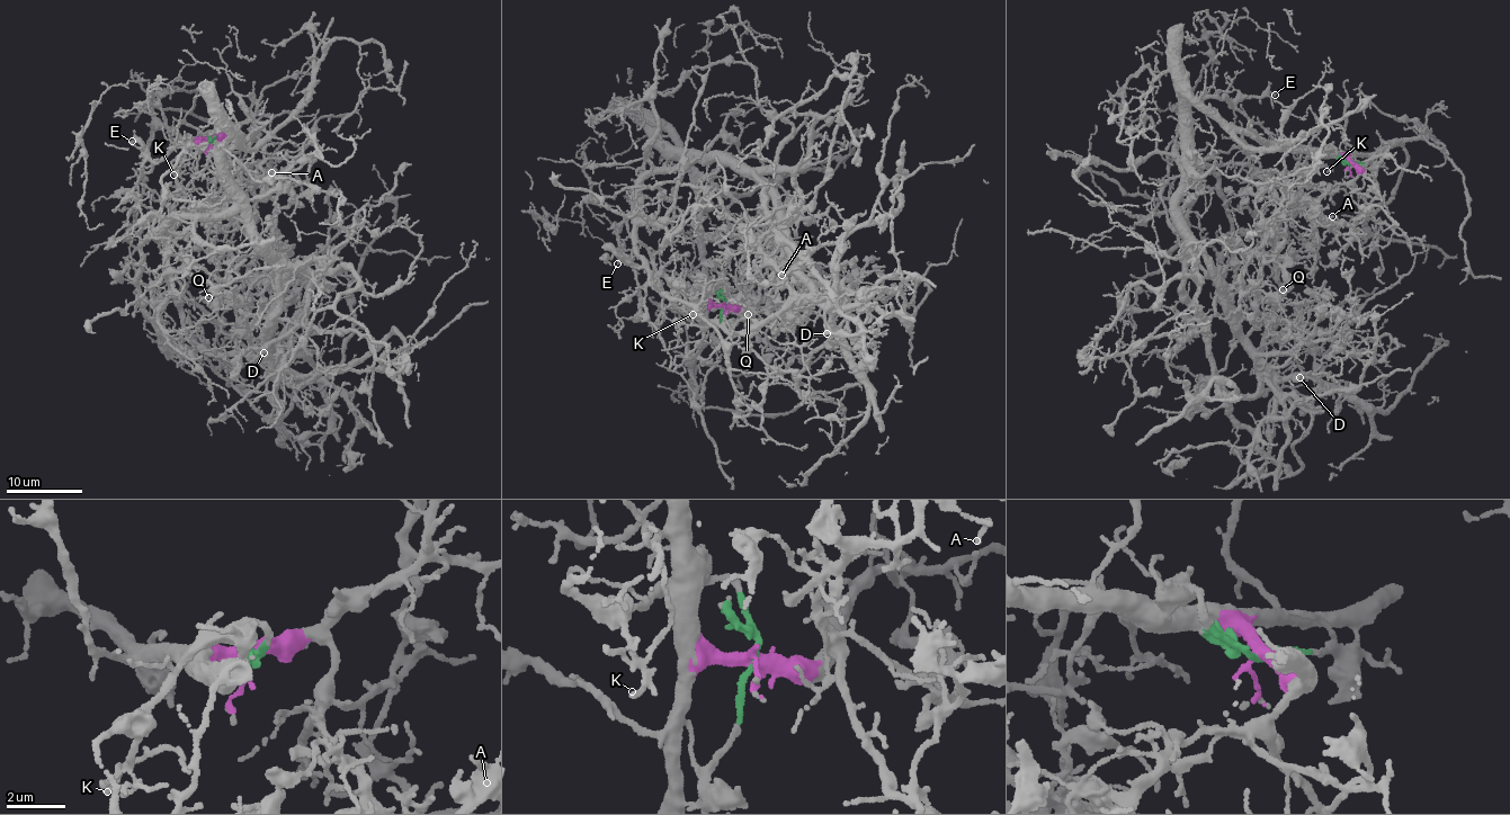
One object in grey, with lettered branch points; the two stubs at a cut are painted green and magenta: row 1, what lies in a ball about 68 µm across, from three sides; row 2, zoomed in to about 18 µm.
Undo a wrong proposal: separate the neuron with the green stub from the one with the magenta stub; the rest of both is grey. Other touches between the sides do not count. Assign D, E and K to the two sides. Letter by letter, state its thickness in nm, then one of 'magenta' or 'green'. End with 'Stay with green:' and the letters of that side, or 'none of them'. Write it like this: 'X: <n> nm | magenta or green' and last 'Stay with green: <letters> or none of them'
D: 140 nm | magenta
E: 110 nm | magenta
K: 160 nm | green
Stay with green: K

